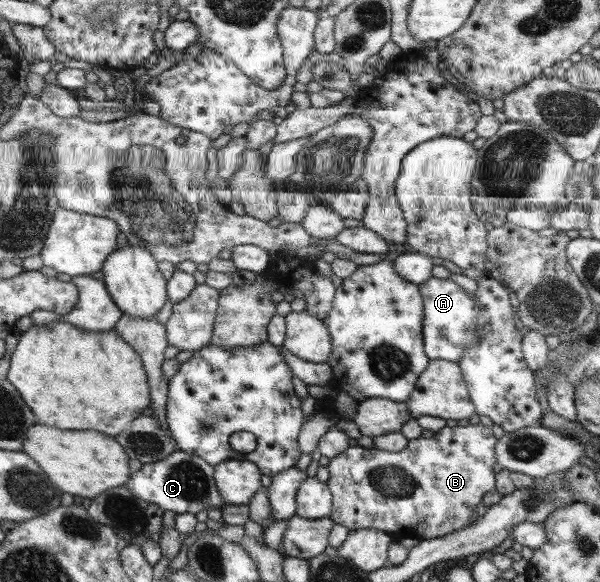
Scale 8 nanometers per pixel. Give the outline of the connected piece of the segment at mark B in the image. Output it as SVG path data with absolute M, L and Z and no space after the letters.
M470 424L466 426L454 426L454 428L444 427L432 436L432 438L416 438L407 442L404 450L400 452L394 451L382 451L381 449L364 449L360 446L349 447L340 452L338 456L334 459L330 459L328 465L325 466L328 469L330 477L325 483L329 487L329 492L332 494L333 507L330 510L329 518L334 523L346 527L349 531L355 531L358 529L373 528L382 532L391 532L398 536L398 538L410 538L414 536L416 539L429 539L434 537L441 537L444 535L449 535L452 531L457 531L463 529L466 525L469 525L472 521L476 520L476 514L472 513L474 506L480 504L480 498L484 495L490 493L490 490L494 490L494 474L492 474L492 464L494 464L494 444L496 443L496 438L492 436L490 428L486 426L477 424Z

